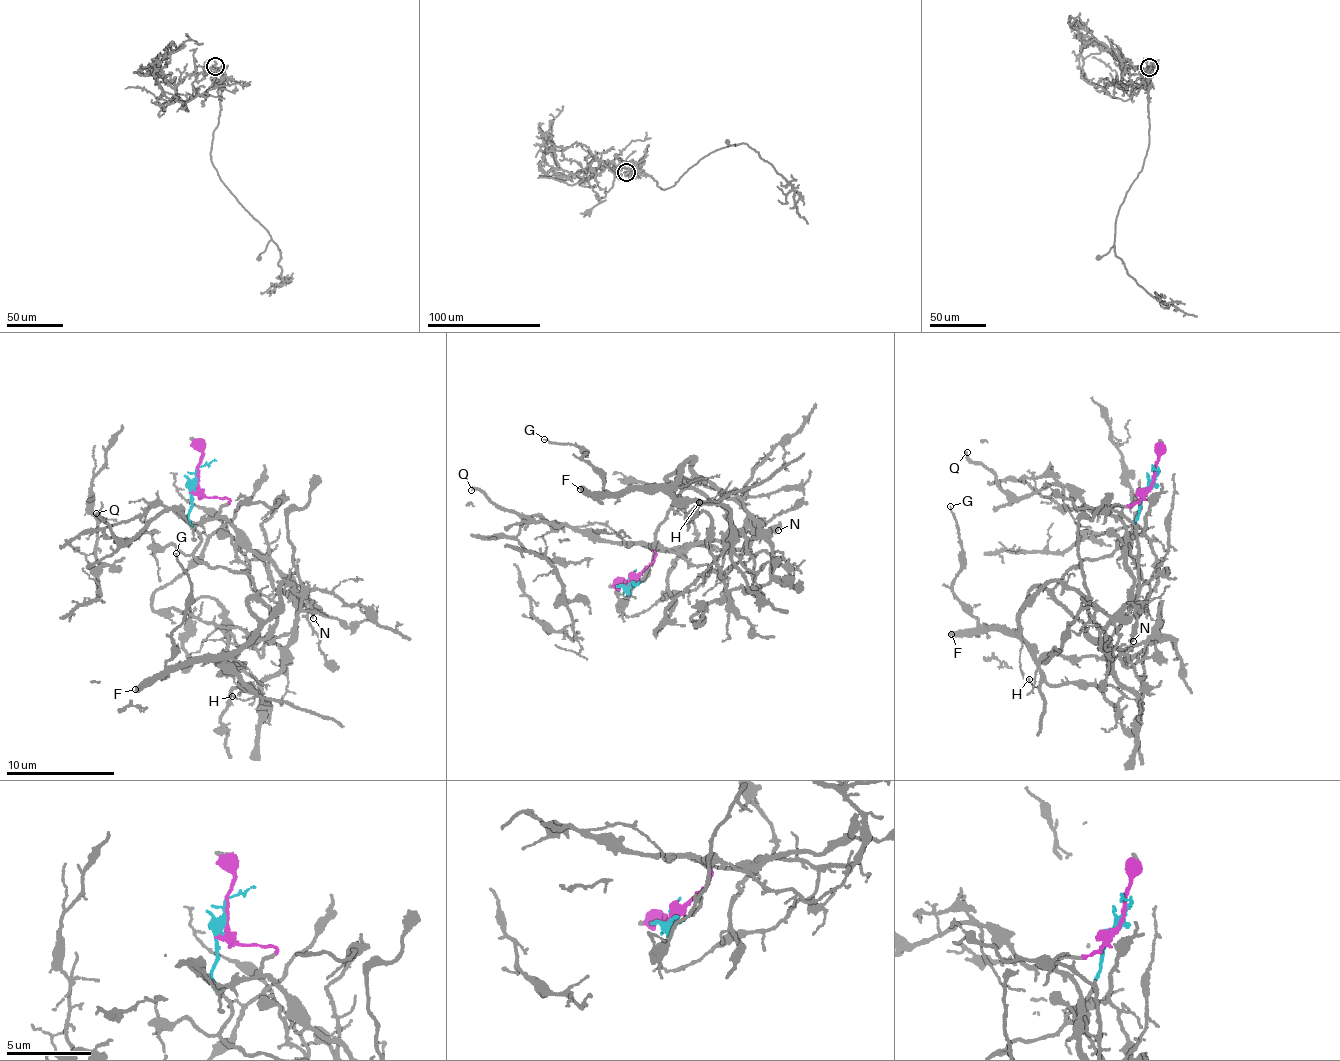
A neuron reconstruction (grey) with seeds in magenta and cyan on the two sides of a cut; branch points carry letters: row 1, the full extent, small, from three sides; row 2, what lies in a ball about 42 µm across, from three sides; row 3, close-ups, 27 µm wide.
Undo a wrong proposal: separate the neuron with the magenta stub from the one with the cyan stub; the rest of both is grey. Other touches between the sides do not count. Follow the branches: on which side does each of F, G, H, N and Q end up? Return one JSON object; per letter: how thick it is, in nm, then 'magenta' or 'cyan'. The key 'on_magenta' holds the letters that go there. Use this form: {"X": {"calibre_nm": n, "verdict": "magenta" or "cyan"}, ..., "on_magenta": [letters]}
{"F": {"calibre_nm": 440, "verdict": "cyan"}, "G": {"calibre_nm": 120, "verdict": "cyan"}, "H": {"calibre_nm": 110, "verdict": "cyan"}, "N": {"calibre_nm": 320, "verdict": "magenta"}, "Q": {"calibre_nm": 200, "verdict": "magenta"}, "on_magenta": ["N", "Q"]}

